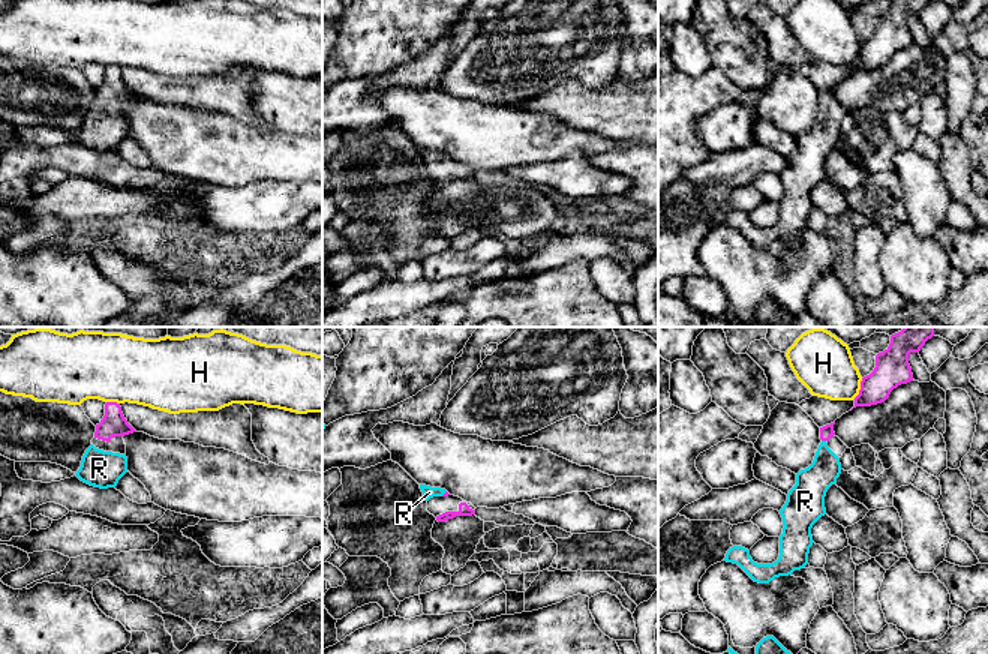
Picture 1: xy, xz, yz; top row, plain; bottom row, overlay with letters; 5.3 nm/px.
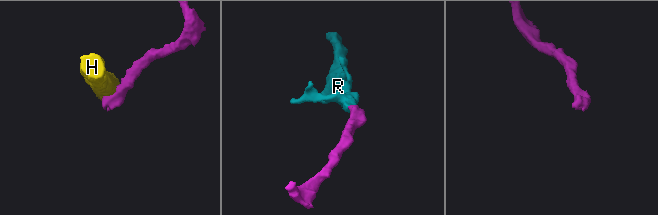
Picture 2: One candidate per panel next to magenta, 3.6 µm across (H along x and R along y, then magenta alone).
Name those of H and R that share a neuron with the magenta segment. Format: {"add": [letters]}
{"add": ["R"]}

